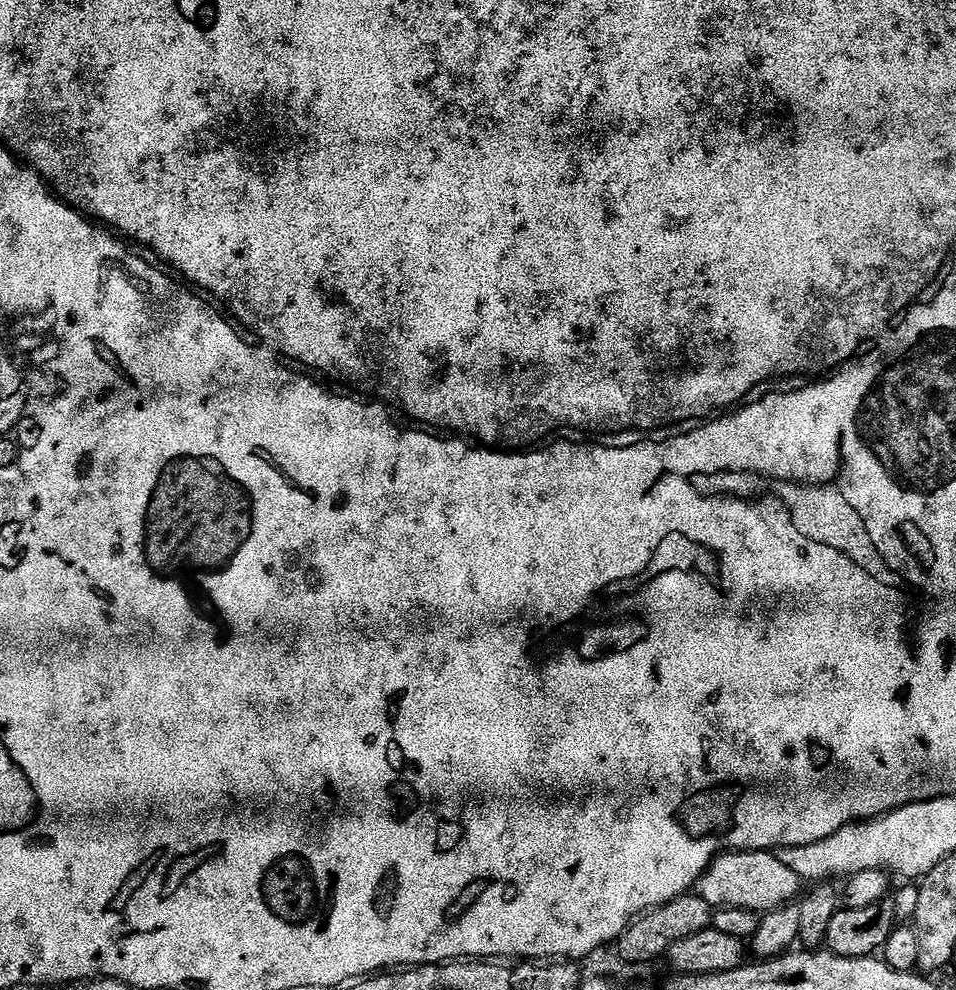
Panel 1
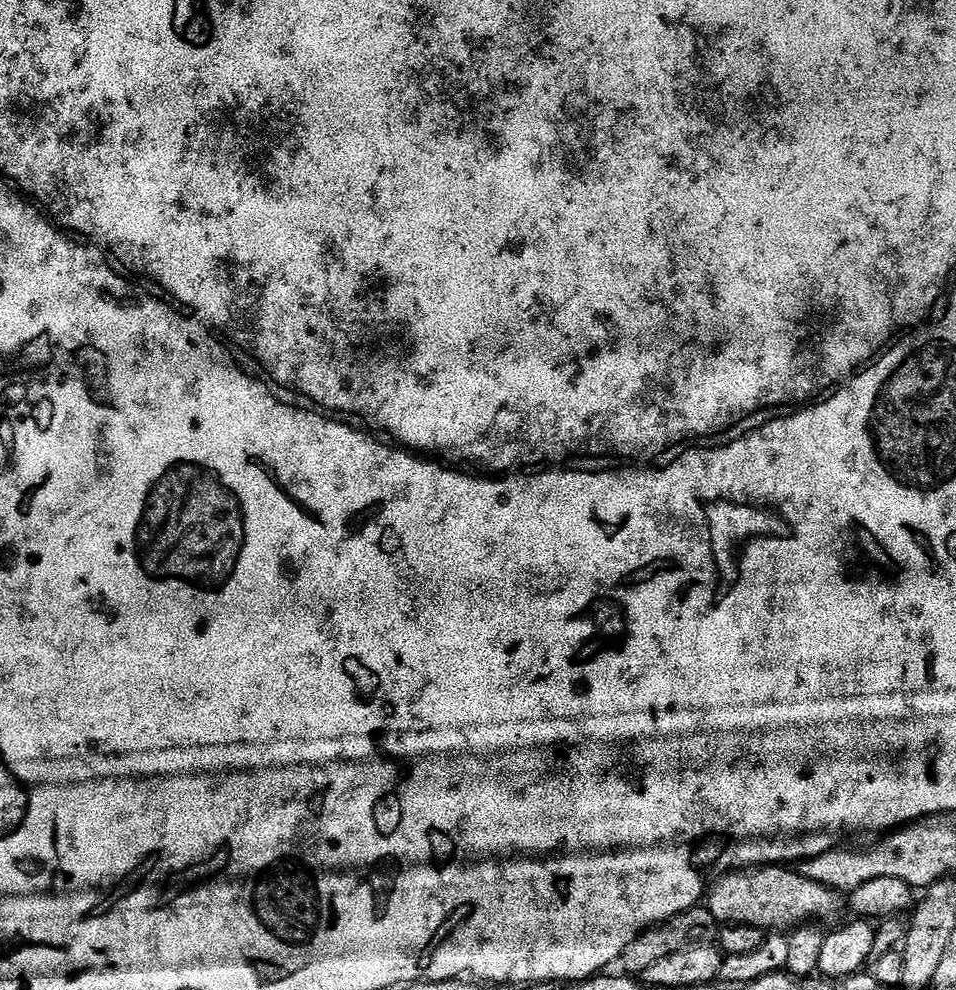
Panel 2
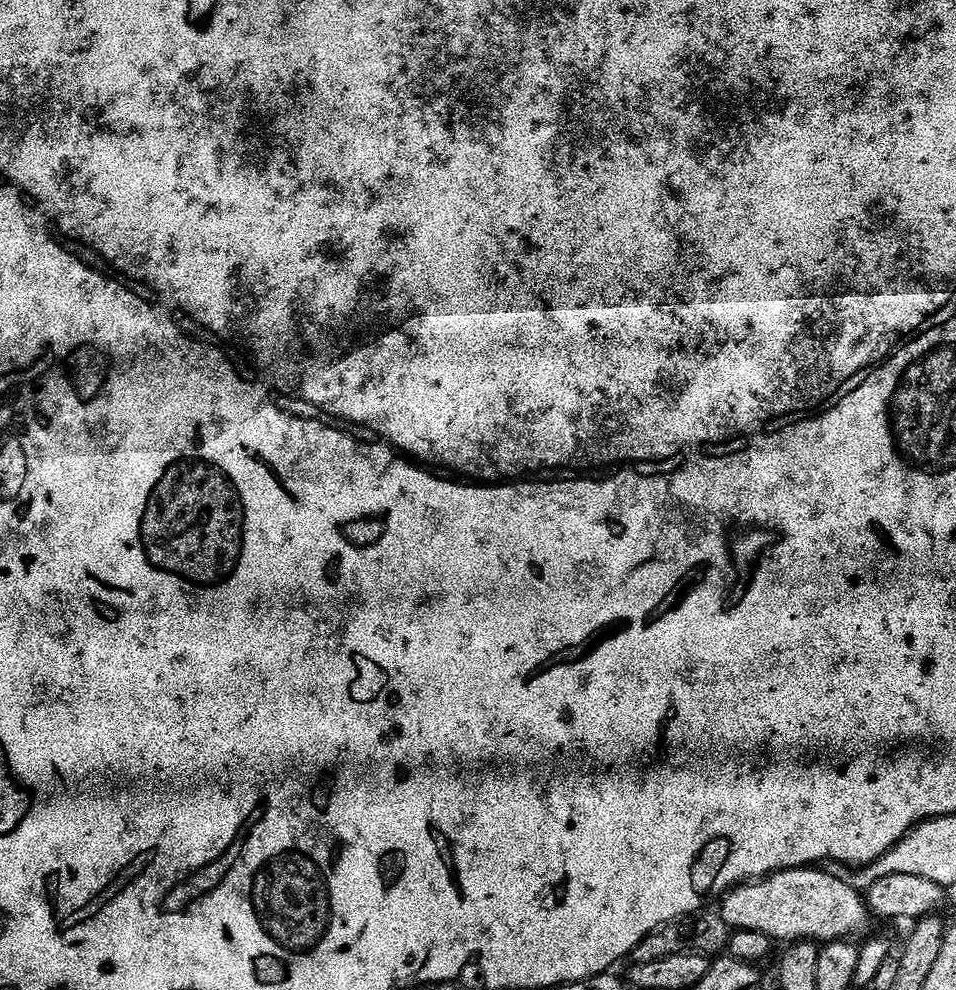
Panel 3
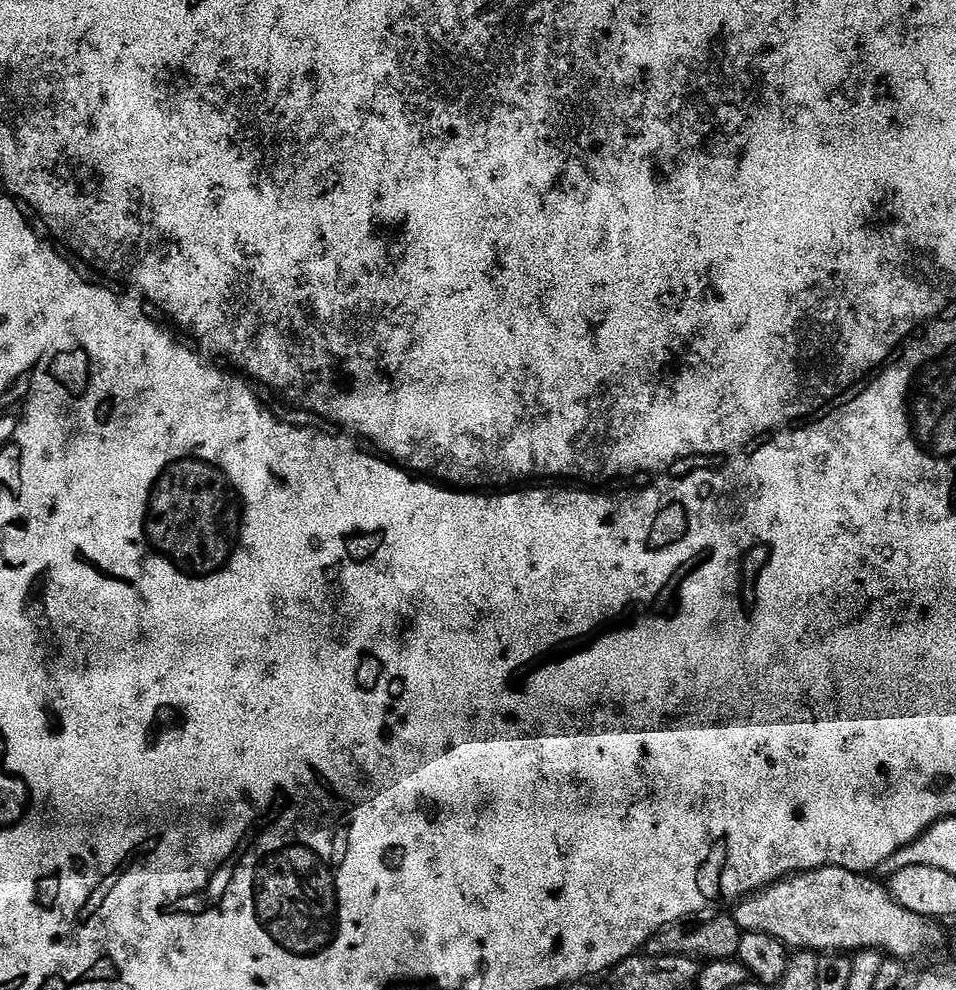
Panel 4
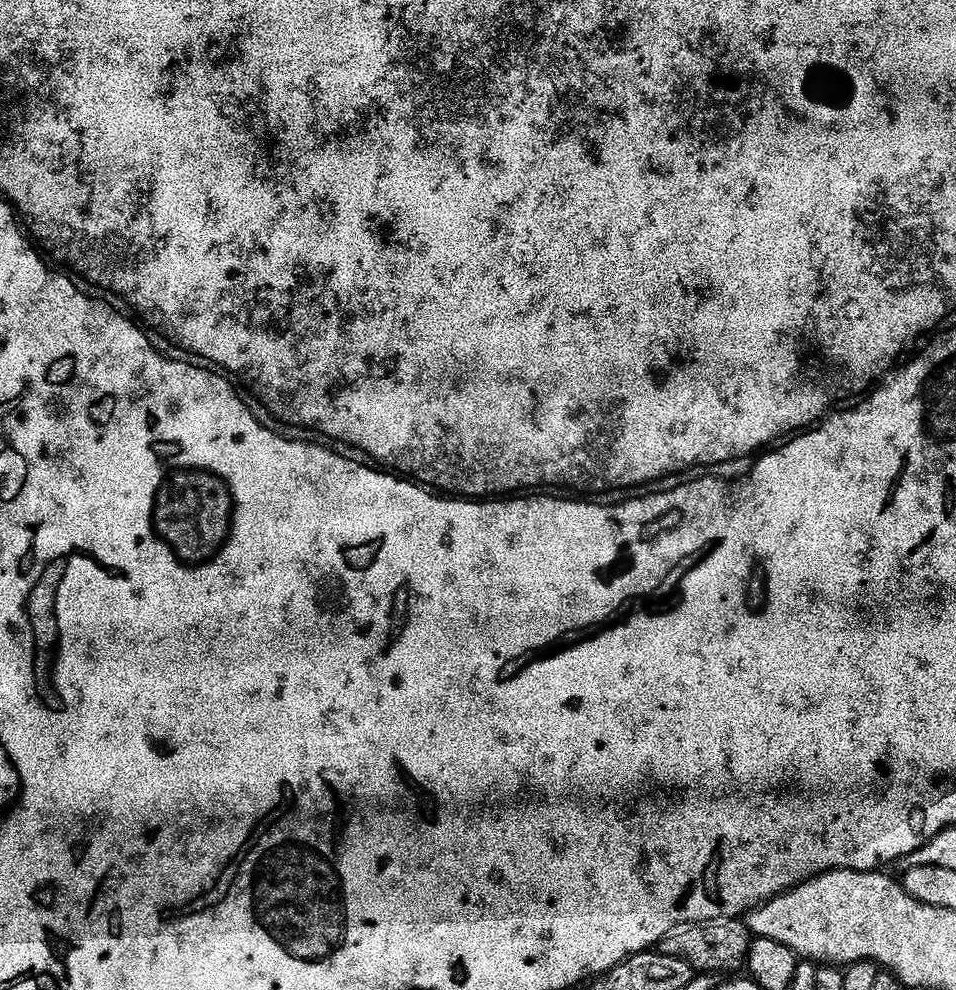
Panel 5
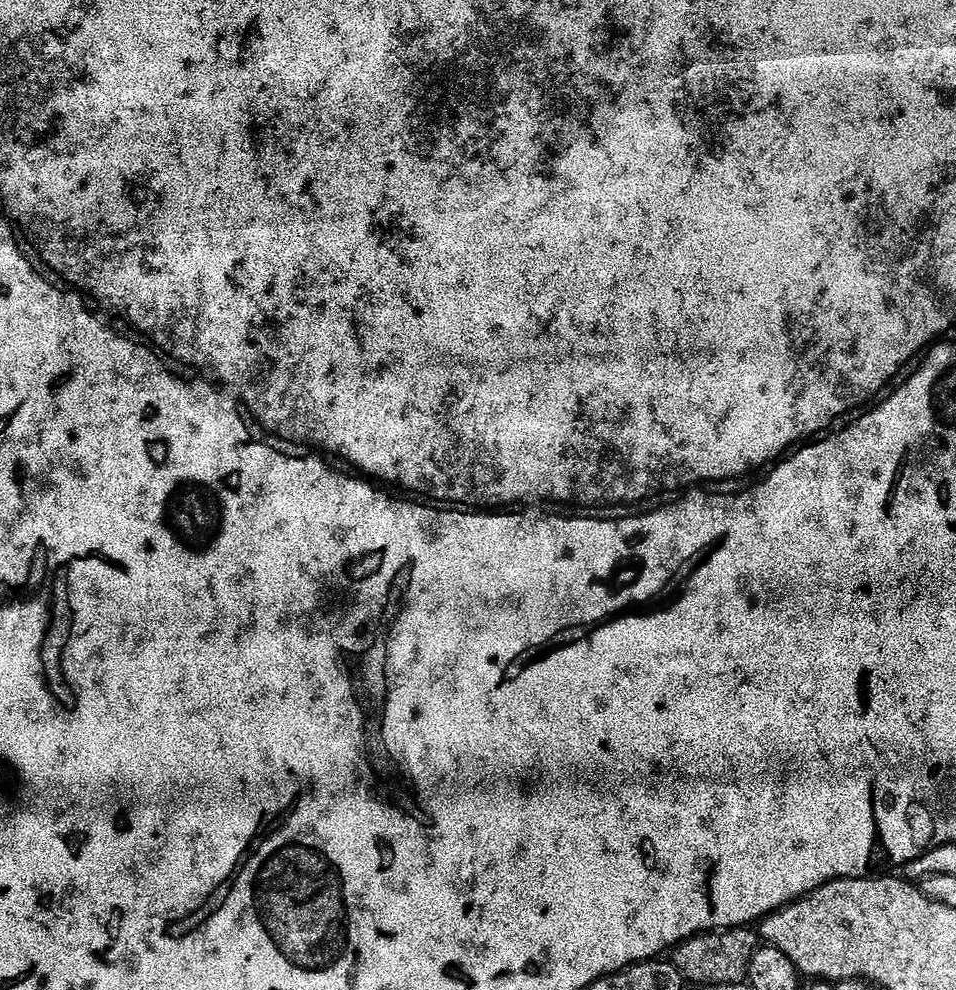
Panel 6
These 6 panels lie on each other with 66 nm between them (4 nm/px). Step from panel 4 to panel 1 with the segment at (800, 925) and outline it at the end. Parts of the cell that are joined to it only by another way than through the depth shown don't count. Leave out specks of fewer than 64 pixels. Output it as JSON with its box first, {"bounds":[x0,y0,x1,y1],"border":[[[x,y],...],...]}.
{"bounds":[698,852,802,914],"border":[[[725,852],[717,856],[700,877],[698,894],[713,910],[741,908],[763,914],[795,901],[801,895],[800,888],[802,882],[798,874],[783,865],[779,855],[772,852]]]}

